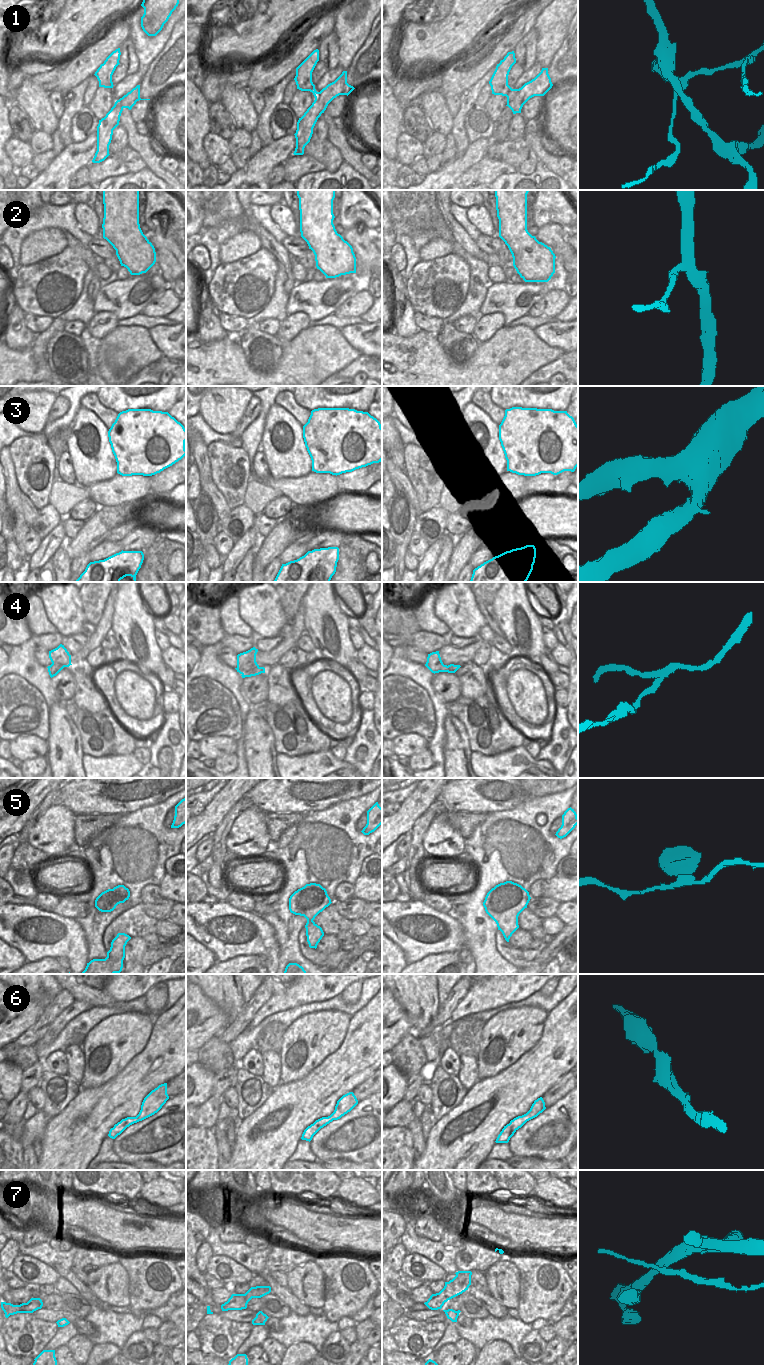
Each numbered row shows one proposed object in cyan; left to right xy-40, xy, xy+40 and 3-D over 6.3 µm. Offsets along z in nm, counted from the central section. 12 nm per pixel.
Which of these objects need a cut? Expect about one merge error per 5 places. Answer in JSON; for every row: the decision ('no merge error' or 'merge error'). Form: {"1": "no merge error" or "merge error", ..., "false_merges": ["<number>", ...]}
{"1": "merge error", "2": "no merge error", "3": "no merge error", "4": "merge error", "5": "no merge error", "6": "no merge error", "7": "merge error", "false_merges": ["1", "4", "7"]}

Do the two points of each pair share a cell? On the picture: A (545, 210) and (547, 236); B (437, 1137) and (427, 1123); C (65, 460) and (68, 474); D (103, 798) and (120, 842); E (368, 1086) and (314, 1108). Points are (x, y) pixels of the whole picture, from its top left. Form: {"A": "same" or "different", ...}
{"A": "different", "B": "different", "C": "same", "D": "different", "E": "different"}

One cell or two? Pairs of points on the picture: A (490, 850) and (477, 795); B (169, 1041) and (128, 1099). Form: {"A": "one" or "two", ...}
{"A": "two", "B": "one"}

